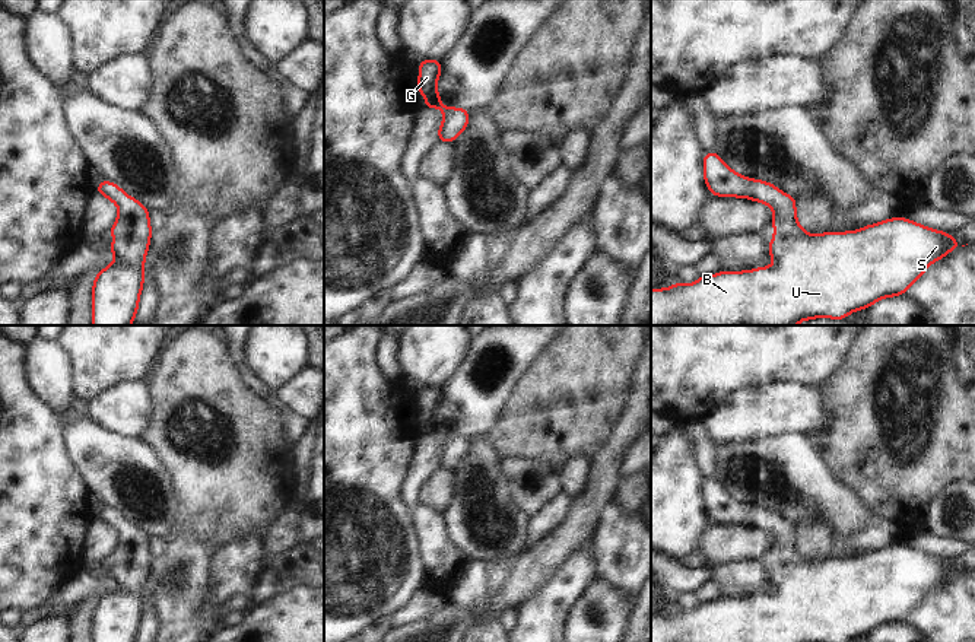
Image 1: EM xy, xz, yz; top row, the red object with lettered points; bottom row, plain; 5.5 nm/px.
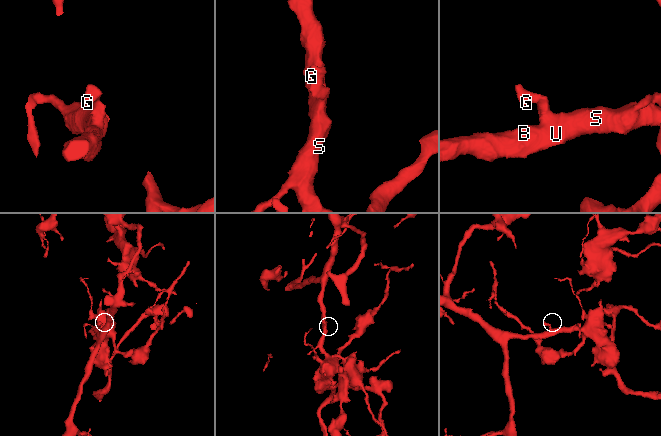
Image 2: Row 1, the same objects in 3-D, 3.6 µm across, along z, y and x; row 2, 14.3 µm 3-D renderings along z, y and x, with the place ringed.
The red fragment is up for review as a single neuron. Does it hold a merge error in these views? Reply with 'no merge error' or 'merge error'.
no merge error

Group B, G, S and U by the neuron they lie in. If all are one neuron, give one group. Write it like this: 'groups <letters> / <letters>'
groups B G S U

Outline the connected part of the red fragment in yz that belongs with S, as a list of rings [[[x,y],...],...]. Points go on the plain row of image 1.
[[[715,479],[704,483],[704,505],[709,521],[744,524],[771,533],[775,565],[769,568],[768,581],[774,584],[774,592],[720,598],[701,603],[692,611],[677,608],[664,617],[651,616],[651,642],[848,642],[870,635],[877,626],[902,623],[931,589],[962,572],[946,559],[905,544],[854,559],[809,562],[797,549],[793,522],[774,511],[739,502]]]

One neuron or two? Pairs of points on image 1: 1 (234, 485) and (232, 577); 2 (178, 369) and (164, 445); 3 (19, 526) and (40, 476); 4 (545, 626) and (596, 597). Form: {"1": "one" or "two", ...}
{"1": "two", "2": "one", "3": "one", "4": "two"}

